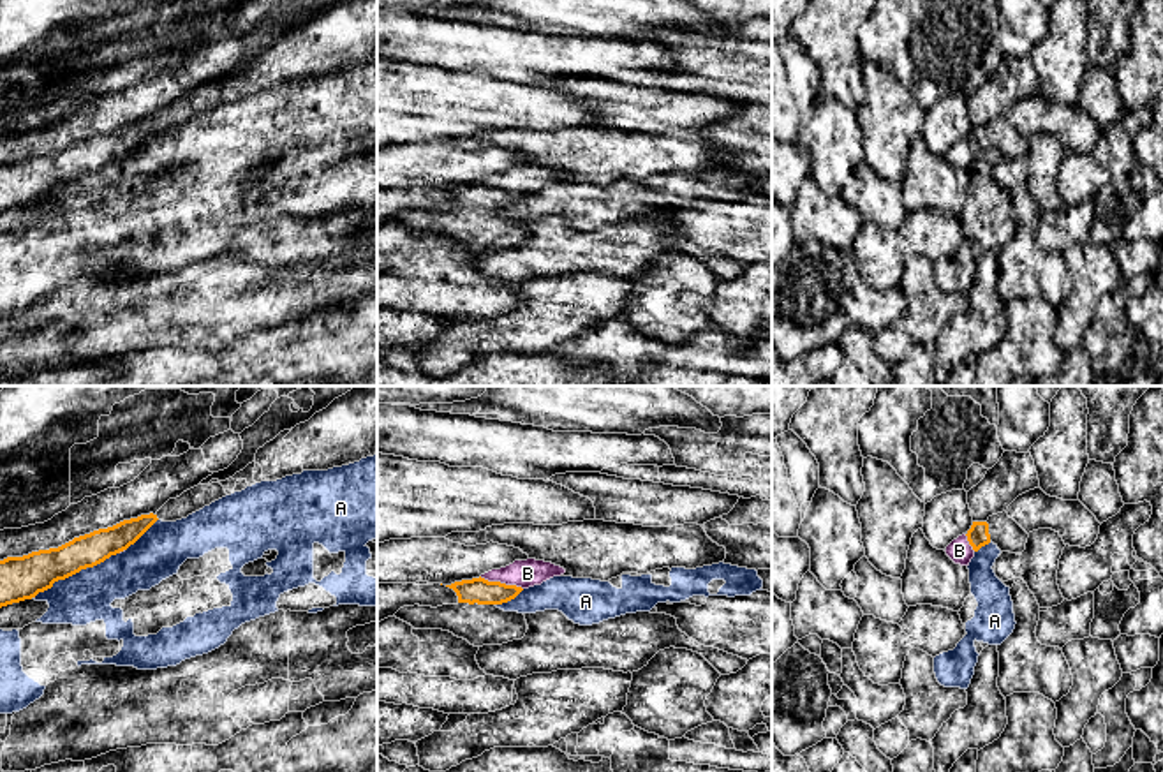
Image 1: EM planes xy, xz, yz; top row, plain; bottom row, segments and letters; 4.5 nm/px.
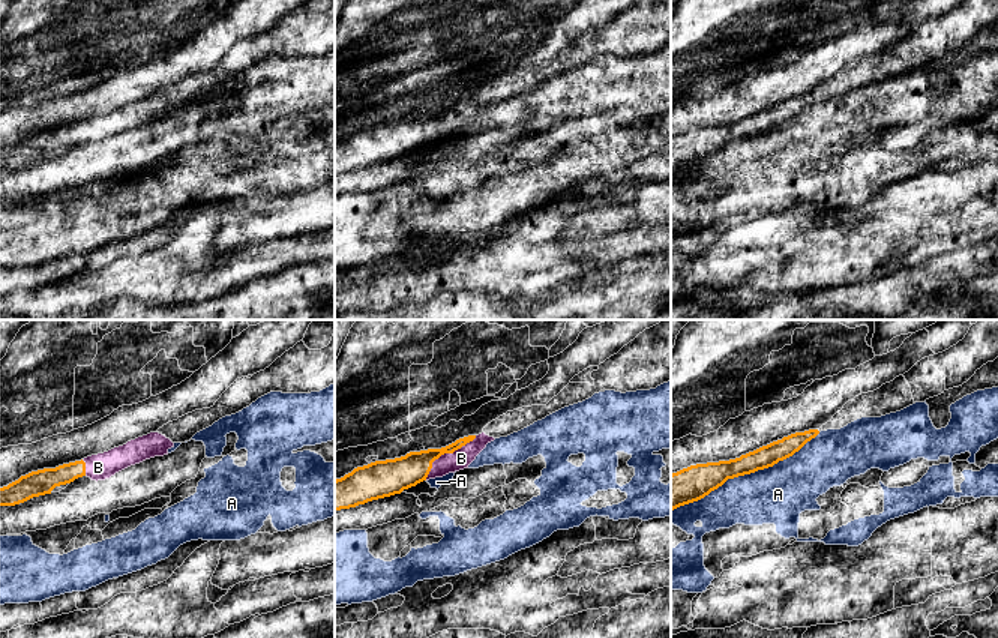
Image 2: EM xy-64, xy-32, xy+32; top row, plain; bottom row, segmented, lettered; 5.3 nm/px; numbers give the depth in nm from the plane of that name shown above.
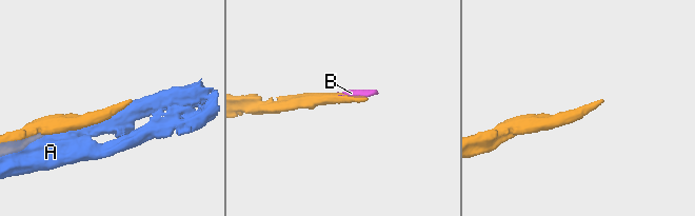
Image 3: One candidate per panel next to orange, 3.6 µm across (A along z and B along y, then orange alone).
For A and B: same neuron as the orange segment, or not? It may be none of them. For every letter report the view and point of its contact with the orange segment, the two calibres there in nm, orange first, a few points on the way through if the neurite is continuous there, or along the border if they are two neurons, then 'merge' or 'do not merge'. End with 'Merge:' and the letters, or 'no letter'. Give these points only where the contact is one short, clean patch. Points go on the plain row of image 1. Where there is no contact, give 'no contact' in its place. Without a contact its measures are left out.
A: meets orange in xy at (76, 177); 190 nm thick on the orange side, 240 nm on the other; do not merge
B: meets orange in xz at (499, 187); 120 nm thick on the orange side, 130 nm on the other; runs through xz (480, 196), (490, 194), (499, 187), (527, 178); merge
Merge: B

